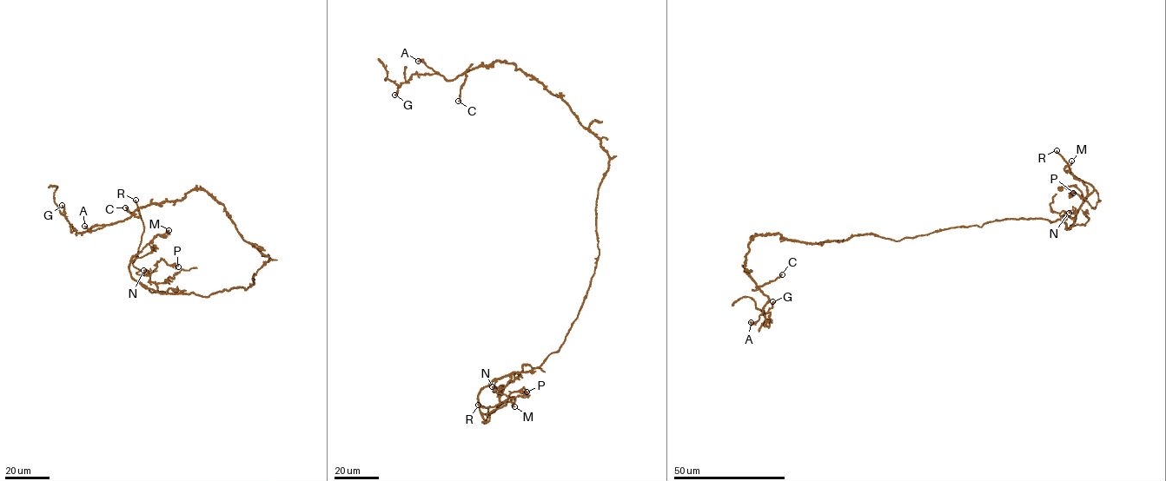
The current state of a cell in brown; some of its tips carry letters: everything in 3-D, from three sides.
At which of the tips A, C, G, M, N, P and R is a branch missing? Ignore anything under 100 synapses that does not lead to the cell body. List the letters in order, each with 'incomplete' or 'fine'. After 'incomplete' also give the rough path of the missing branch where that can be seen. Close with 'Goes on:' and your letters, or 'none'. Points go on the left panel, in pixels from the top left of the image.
A: fine
C: incomplete; missing branch runs (125, 207), (106, 187), (92, 187), (74, 180), (74, 187), (67, 194)
G: fine
M: fine
N: fine
P: fine
R: incomplete; missing branch runs (135, 200), (115, 174)
Goes on: C, R

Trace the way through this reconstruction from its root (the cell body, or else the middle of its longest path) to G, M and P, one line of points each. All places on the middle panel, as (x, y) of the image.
G: (598, 191), (609, 161), (599, 139), (563, 99), (515, 65), (494, 61), (448, 80), (414, 74), (394, 95)
M: (598, 191), (599, 256), (563, 344), (539, 366), (495, 378), (479, 395), (487, 415), (511, 397), (514, 406)
P: (598, 191), (599, 256), (578, 317), (539, 366), (480, 391), (482, 422), (511, 392), (526, 392)

